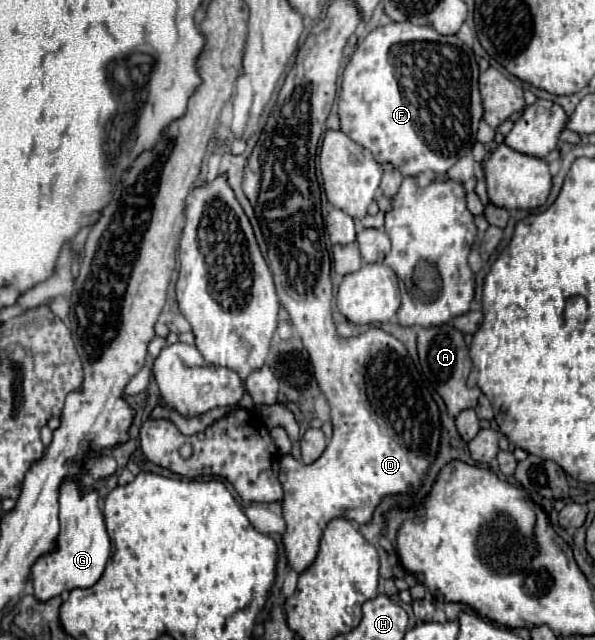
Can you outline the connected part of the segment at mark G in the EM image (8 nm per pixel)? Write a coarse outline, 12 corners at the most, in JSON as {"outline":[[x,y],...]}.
{"outline":[[65,478],[55,550],[31,568],[37,600],[93,586],[111,556],[97,490]]}

